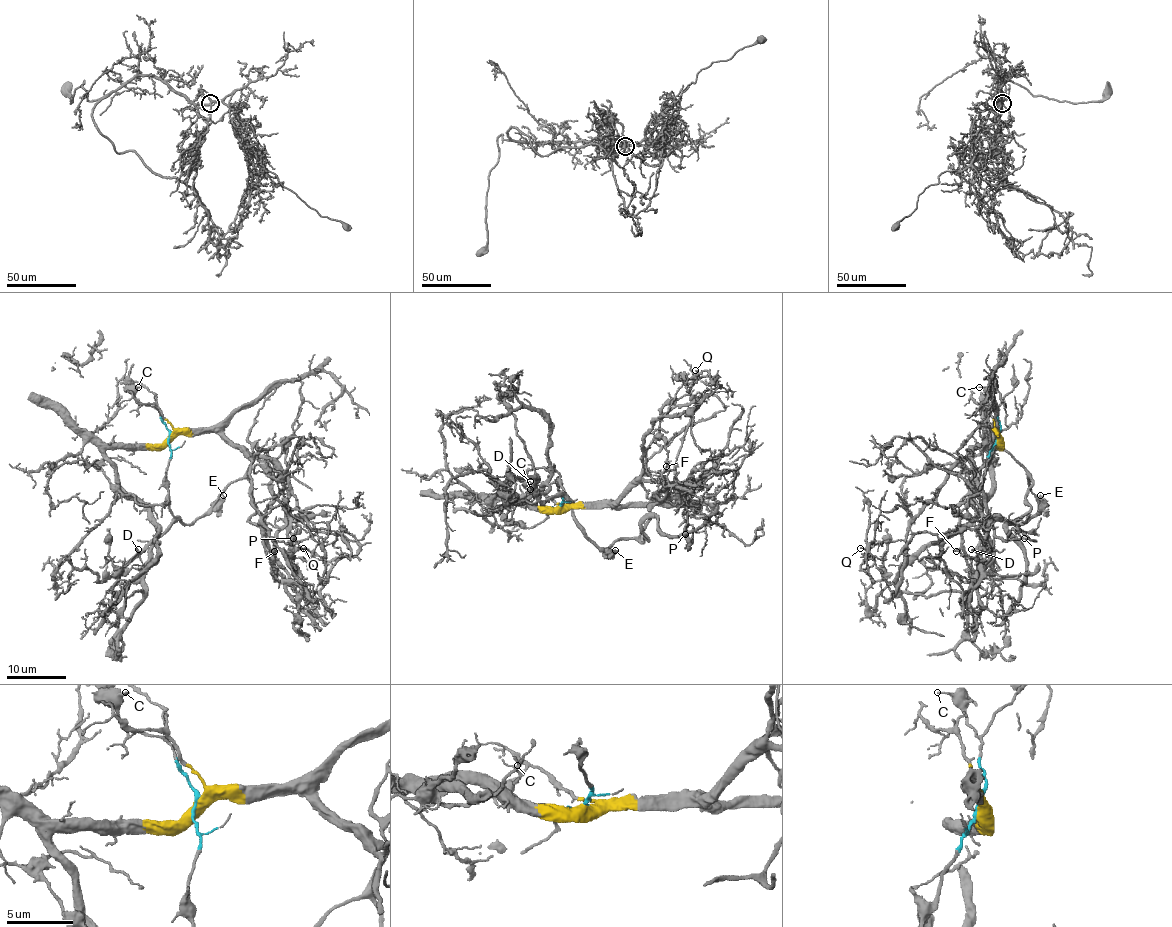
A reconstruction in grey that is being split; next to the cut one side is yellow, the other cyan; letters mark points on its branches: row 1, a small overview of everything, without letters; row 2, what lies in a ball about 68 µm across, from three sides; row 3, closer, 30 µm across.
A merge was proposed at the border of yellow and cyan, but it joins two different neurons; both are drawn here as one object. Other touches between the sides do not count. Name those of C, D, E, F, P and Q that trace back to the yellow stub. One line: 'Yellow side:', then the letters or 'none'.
Yellow side: F, P, Q

